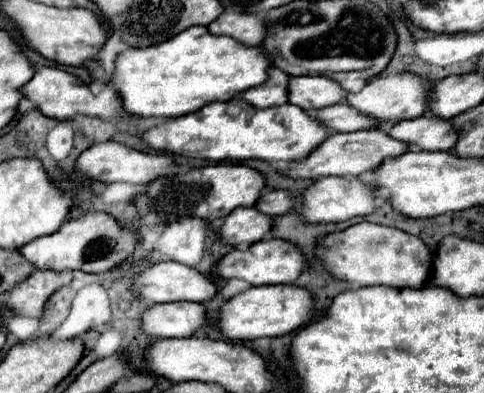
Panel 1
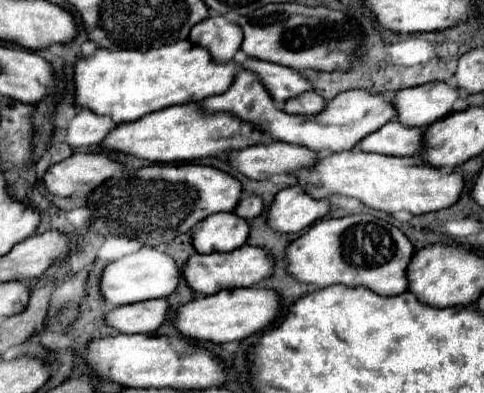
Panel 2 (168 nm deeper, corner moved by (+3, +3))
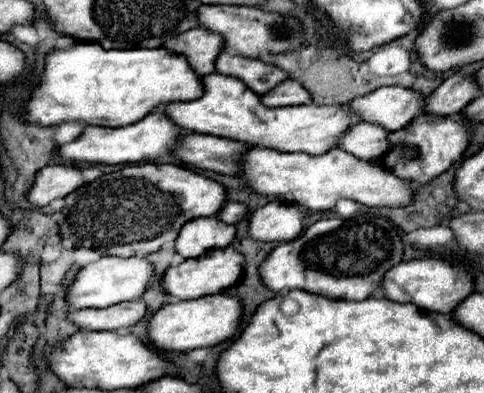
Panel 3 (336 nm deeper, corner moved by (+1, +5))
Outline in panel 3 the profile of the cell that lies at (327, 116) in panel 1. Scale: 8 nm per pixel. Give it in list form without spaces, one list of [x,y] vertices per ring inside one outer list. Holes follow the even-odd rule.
[[[285,80],[283,84],[279,84],[279,88],[275,88],[275,92],[269,92],[267,96],[261,98],[263,104],[267,106],[299,106],[299,104],[309,104],[311,96],[307,94],[307,90],[295,82],[295,80]]]

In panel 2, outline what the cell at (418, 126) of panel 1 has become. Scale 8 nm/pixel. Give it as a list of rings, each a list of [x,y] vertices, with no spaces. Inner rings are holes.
[[[387,122],[379,130],[365,136],[357,148],[385,156],[415,156],[421,150],[421,134],[425,128],[409,128],[399,122]]]

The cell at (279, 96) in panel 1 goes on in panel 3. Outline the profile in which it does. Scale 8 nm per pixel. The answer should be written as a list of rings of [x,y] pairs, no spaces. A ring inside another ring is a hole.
[[[211,74],[203,76],[205,94],[193,102],[171,102],[163,106],[163,112],[171,116],[175,124],[185,130],[199,132],[199,134],[213,134],[221,138],[231,138],[239,142],[255,142],[261,148],[273,148],[279,152],[307,152],[319,156],[339,144],[345,132],[359,122],[359,118],[347,108],[339,104],[329,106],[287,106],[269,108],[261,102],[247,84],[235,76],[225,74]]]

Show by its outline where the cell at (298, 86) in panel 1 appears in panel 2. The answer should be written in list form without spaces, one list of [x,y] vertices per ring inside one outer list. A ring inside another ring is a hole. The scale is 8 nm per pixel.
[[[247,58],[245,62],[239,64],[239,68],[257,74],[261,84],[277,104],[283,104],[285,100],[311,90],[309,82],[297,70],[289,70],[287,66],[277,66],[277,64],[257,62],[253,58]]]

